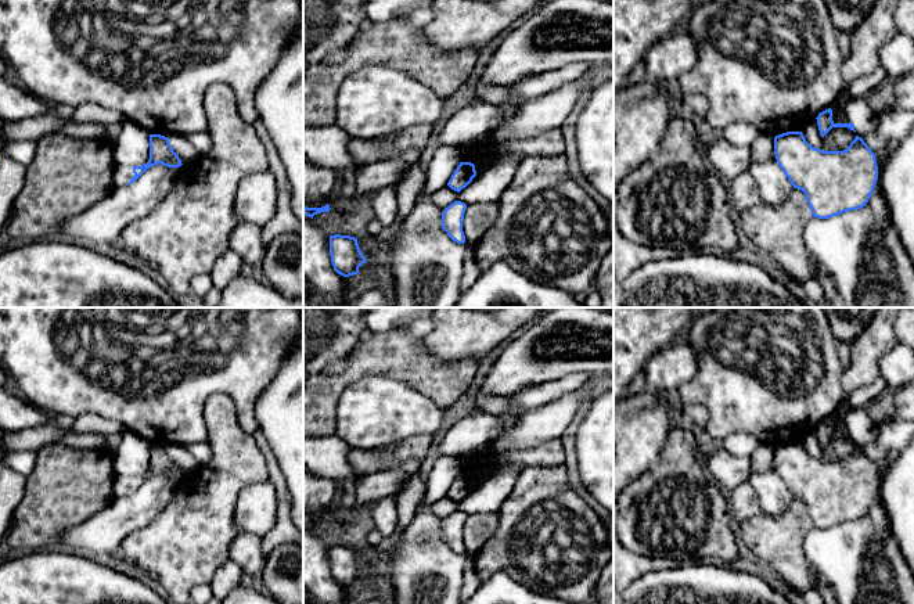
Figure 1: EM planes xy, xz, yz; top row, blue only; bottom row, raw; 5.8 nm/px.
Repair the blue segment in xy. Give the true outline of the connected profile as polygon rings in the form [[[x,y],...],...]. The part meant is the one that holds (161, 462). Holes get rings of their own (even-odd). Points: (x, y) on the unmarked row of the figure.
[[[150,445],[150,470],[141,477],[115,477],[115,497],[122,497],[136,492],[148,478],[162,474],[168,478],[181,477],[181,470],[173,461],[169,449],[161,445]]]

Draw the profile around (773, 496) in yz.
[[[759,443],[749,459],[752,471],[748,482],[755,489],[760,513],[781,517],[794,501],[794,496],[776,470],[774,447]]]

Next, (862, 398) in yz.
[[[878,377],[874,382],[854,389],[848,396],[849,407],[867,409],[885,391],[888,391],[886,384]]]

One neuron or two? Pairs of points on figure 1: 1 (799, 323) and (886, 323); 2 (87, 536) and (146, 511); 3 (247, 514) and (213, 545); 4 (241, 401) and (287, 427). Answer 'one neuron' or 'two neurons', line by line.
1: two neurons
2: one neuron
3: two neurons
4: two neurons

